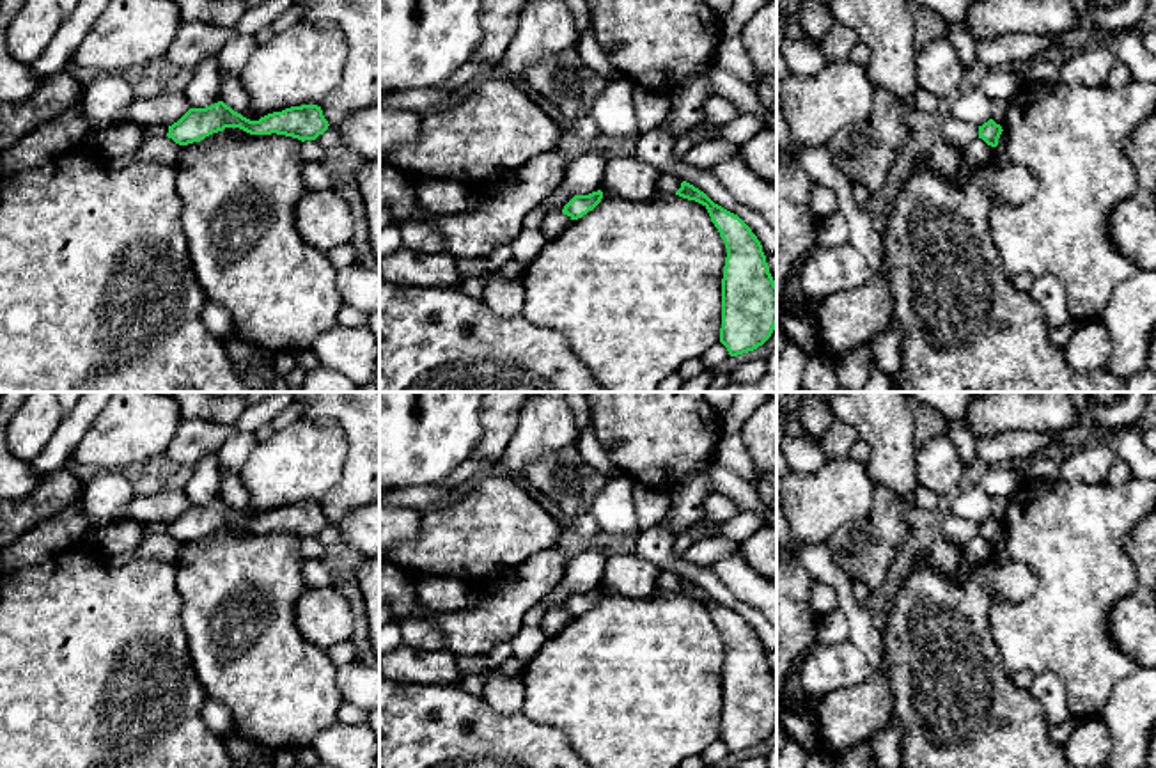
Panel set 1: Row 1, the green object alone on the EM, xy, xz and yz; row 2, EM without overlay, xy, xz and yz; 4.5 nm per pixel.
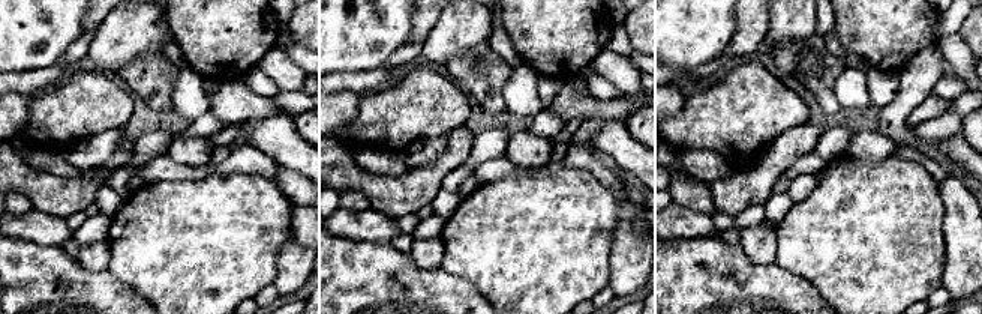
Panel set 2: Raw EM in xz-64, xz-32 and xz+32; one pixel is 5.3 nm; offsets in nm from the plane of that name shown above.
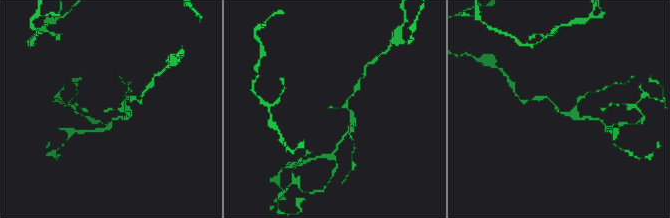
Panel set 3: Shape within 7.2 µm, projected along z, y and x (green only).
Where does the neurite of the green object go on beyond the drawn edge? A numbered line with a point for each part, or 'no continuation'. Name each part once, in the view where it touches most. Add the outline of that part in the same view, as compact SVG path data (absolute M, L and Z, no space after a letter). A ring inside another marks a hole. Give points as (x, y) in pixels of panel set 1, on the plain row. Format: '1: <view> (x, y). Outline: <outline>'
no continuation

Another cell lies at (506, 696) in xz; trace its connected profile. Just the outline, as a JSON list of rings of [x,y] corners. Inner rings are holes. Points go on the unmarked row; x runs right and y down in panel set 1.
[[[489,670],[484,679],[484,699],[491,709],[505,717],[523,713],[525,688],[521,678],[505,678],[496,670]]]

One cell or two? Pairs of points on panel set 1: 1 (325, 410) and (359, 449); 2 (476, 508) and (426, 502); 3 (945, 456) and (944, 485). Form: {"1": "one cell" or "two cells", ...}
{"1": "one cell", "2": "two cells", "3": "one cell"}

